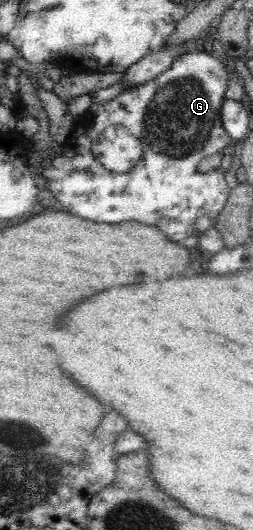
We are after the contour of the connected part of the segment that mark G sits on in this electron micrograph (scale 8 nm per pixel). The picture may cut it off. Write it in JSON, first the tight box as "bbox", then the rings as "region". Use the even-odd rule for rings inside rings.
{"bbox":[43,51,234,243],"region":[[[206,51],[182,53],[158,77],[132,89],[126,89],[105,103],[90,104],[71,130],[65,145],[66,151],[61,151],[62,156],[46,161],[48,165],[43,175],[56,201],[60,201],[66,211],[88,221],[104,224],[129,221],[143,223],[157,227],[178,243],[183,243],[186,237],[199,237],[216,223],[218,214],[227,204],[231,192],[225,175],[234,164],[226,155],[220,168],[206,173],[196,170],[204,157],[222,153],[232,143],[221,120],[222,104],[227,99],[225,95],[228,89],[228,74],[224,62]],[[111,125],[124,126],[142,144],[142,157],[138,159],[138,164],[126,173],[114,173],[100,166],[100,161],[91,150],[93,141]]]}

